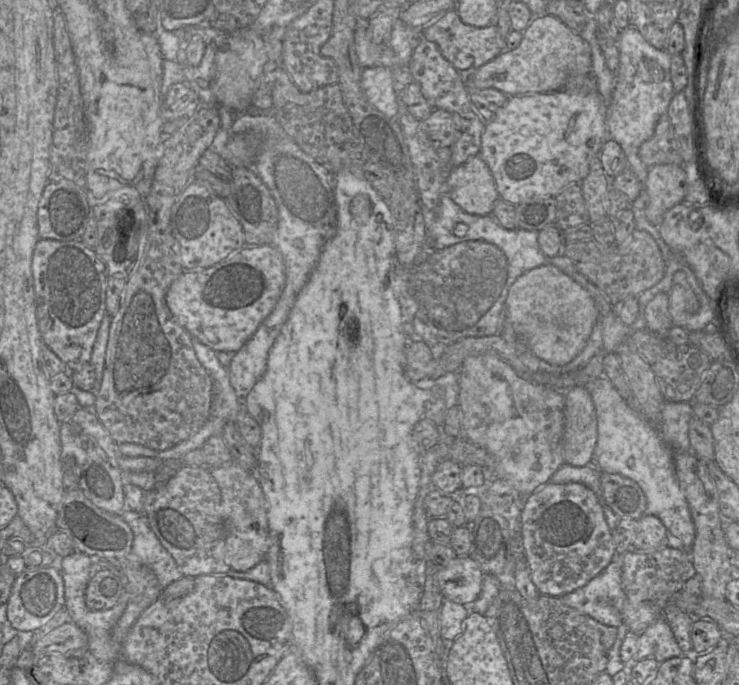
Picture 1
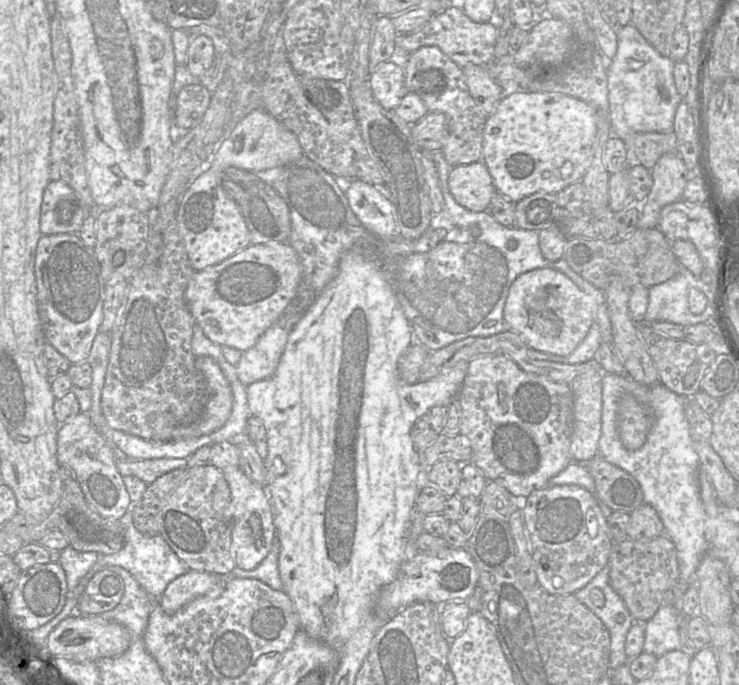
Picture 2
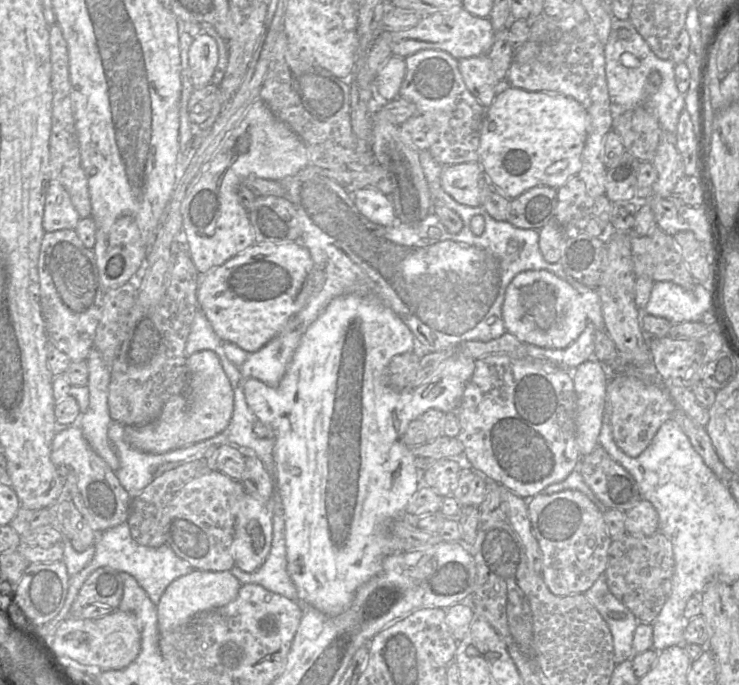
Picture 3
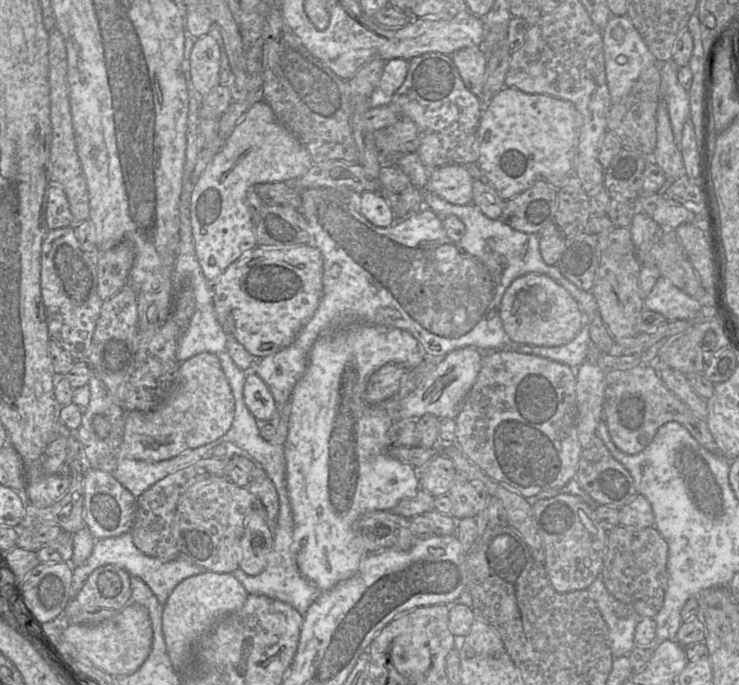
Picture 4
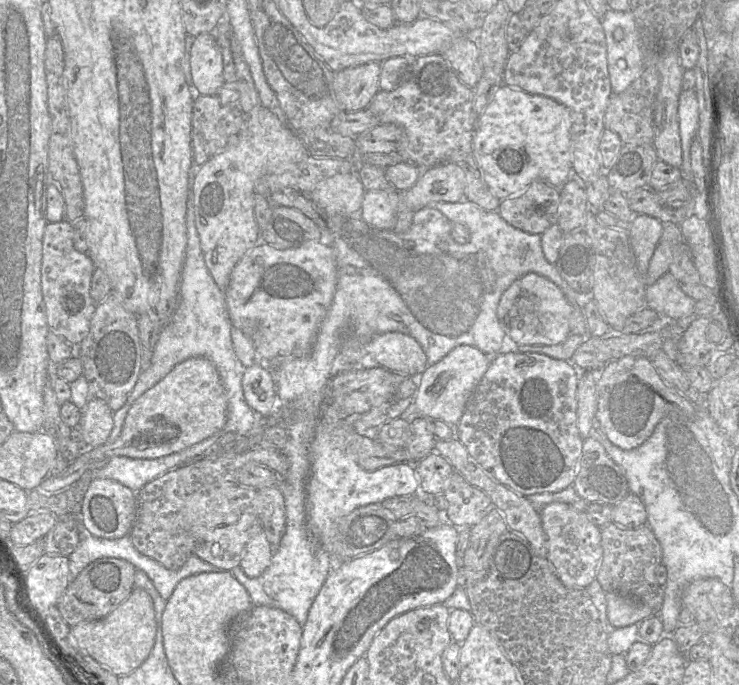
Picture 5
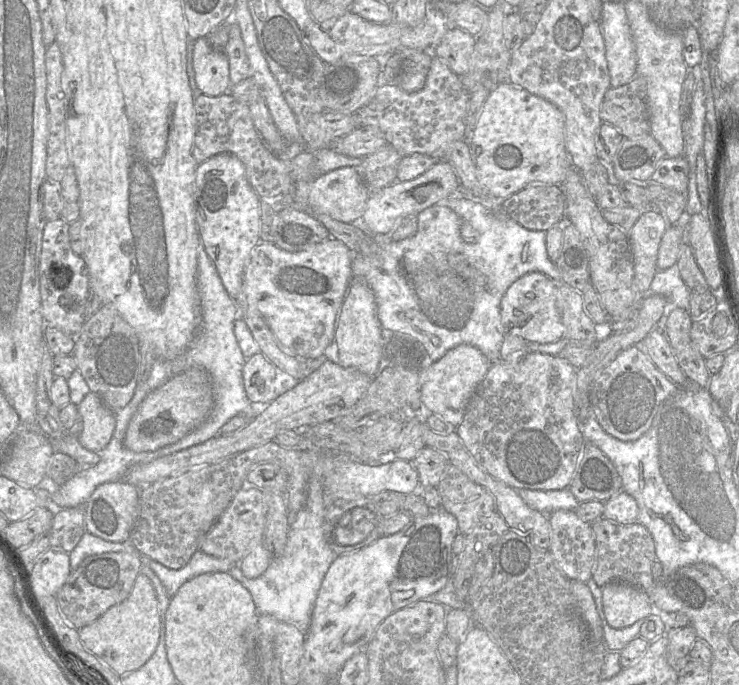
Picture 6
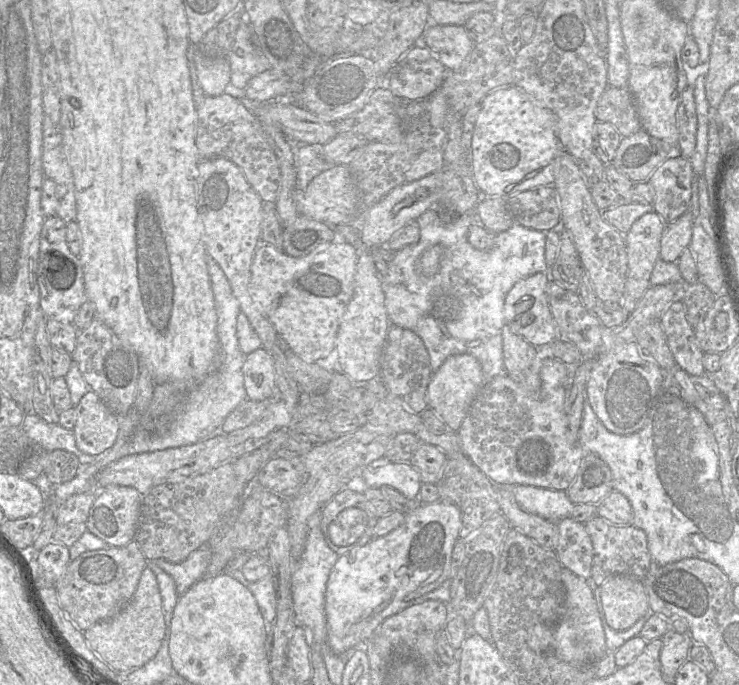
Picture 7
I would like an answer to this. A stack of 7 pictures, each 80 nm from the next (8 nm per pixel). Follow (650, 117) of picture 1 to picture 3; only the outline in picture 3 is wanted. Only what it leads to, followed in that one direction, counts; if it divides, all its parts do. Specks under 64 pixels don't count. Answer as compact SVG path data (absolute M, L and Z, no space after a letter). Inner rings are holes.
M613 19L611 31L606 44L604 45L605 73L610 97L610 108L612 119L625 111L636 106L643 105L650 107L655 112L659 124L664 132L665 139L676 146L676 132L679 115L685 108L685 94L682 94L675 80L675 64L671 59L663 60L658 58L650 49L646 41L636 31L629 19ZM626 29L628 37L620 39L618 30ZM623 53L632 54L638 61L638 66L627 68L621 62ZM658 72L661 76L660 86L654 86L649 81L649 75Z

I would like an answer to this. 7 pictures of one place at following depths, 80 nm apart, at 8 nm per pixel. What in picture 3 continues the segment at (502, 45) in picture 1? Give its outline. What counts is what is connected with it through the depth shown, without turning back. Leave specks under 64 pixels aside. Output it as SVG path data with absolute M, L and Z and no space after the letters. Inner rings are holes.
M463 7L451 8L430 15L422 15L419 22L408 29L390 31L390 48L393 55L402 58L423 49L439 49L460 60L488 54L495 31L489 18L477 17Z

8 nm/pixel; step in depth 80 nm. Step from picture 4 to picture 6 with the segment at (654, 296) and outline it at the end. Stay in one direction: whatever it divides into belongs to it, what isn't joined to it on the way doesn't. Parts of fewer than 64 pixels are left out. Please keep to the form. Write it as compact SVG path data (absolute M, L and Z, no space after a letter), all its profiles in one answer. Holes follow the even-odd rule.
M676 264L665 270L657 270L649 293L663 296L669 304L669 309L681 308L688 311L691 292L682 280Z

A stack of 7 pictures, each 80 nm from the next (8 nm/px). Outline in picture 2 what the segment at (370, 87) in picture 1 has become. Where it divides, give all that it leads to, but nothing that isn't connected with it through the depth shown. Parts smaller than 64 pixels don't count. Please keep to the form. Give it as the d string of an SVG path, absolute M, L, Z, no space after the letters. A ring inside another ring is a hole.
M385 60L372 69L369 84L374 98L385 109L394 110L404 95L405 70Z

